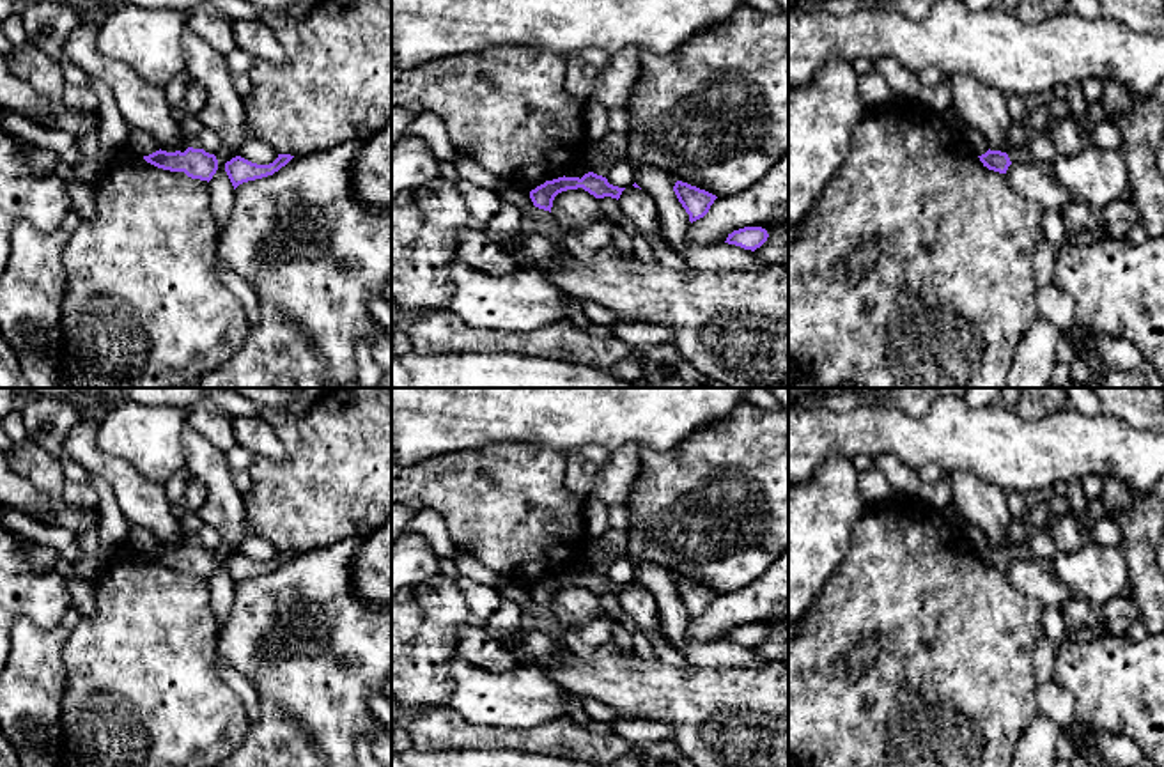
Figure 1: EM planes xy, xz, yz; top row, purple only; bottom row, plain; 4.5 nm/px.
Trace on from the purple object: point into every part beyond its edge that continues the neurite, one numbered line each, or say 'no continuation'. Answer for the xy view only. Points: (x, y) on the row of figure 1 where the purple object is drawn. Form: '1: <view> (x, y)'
no continuation

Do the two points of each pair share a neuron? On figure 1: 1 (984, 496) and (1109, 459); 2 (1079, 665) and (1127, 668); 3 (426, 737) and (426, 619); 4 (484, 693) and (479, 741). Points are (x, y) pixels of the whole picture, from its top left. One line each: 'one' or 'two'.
1: two
2: one
3: two
4: two

